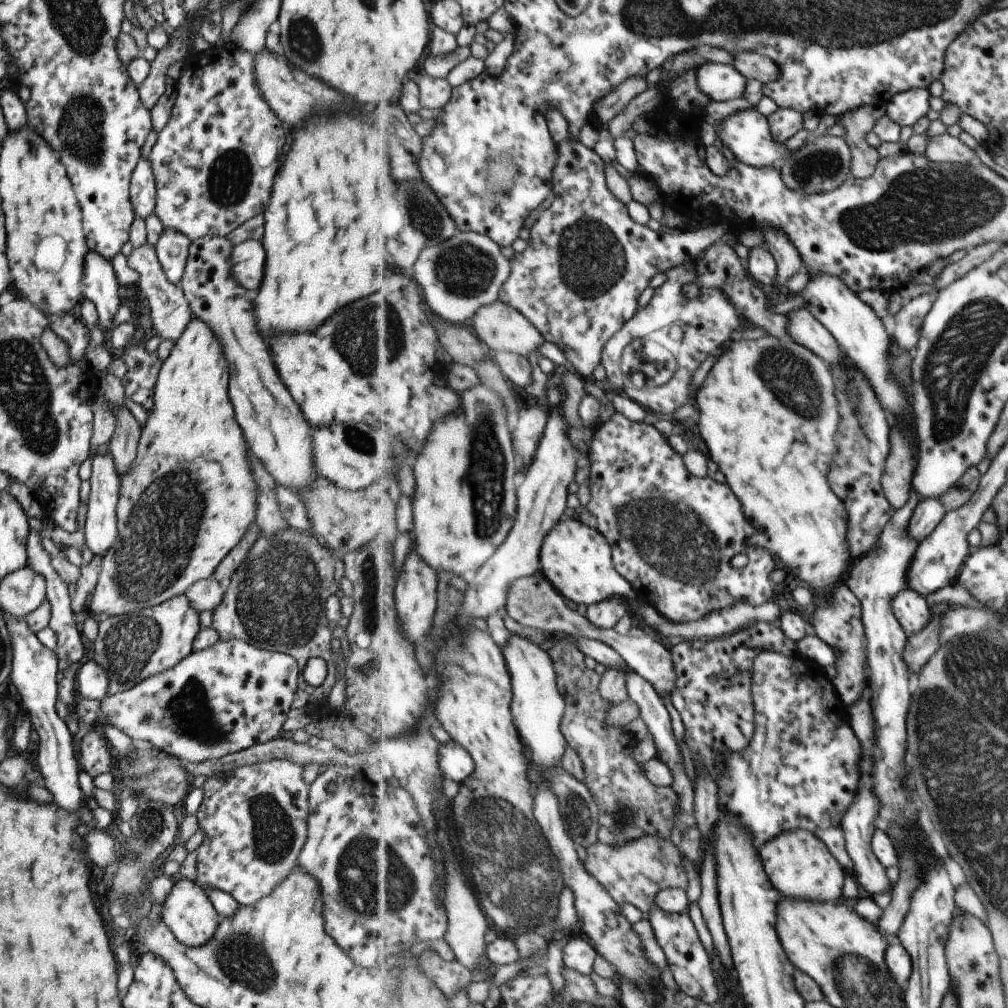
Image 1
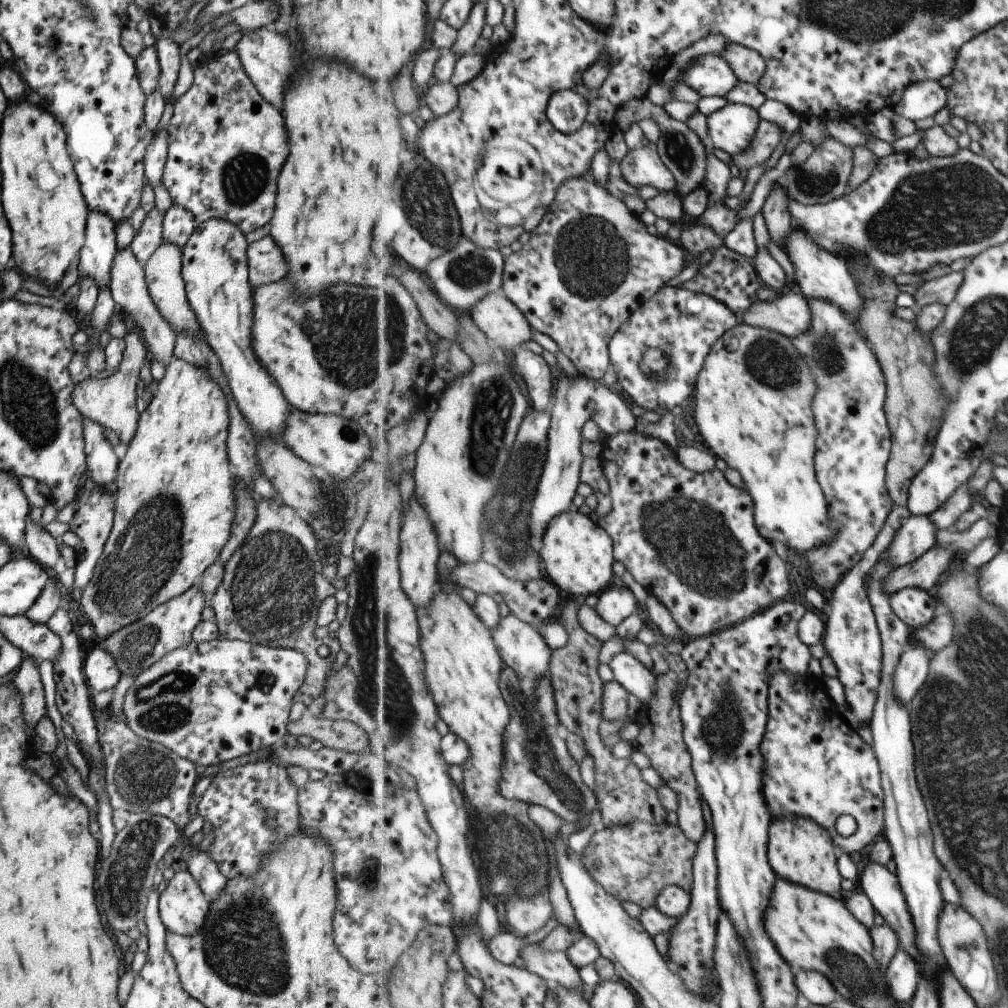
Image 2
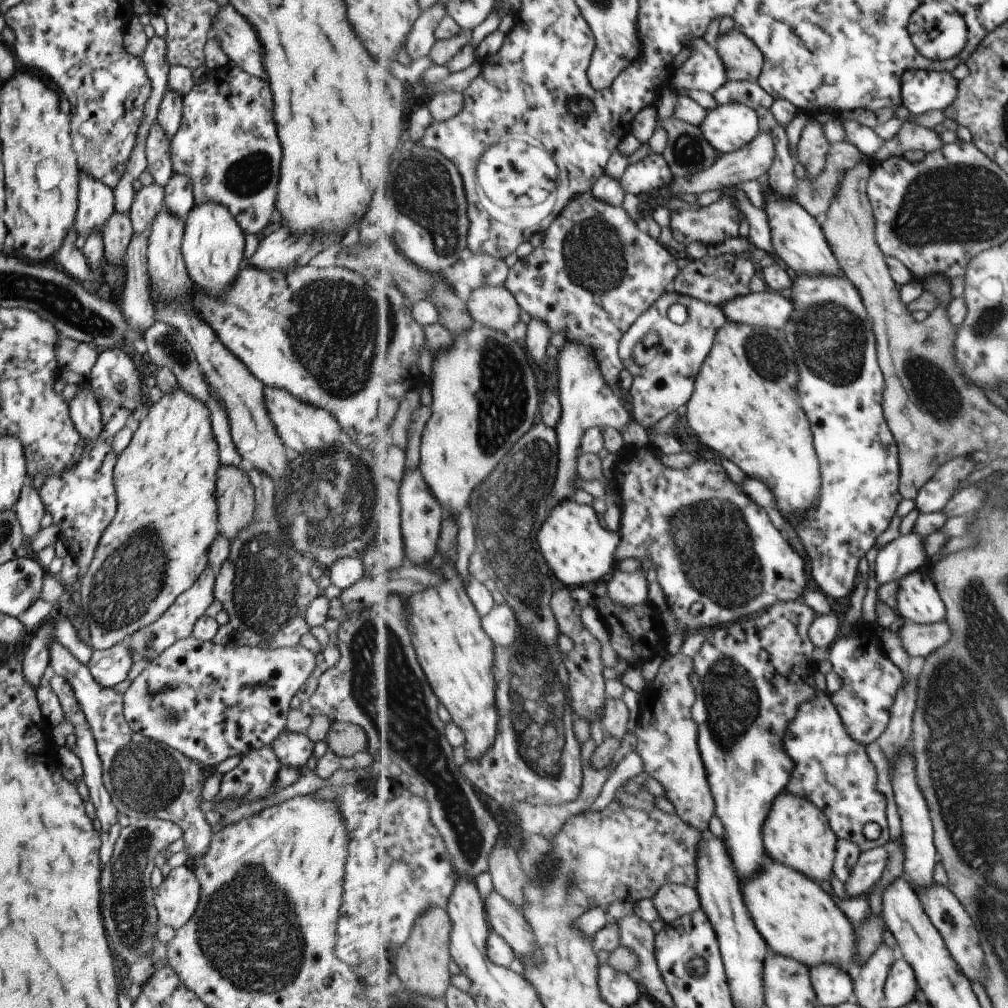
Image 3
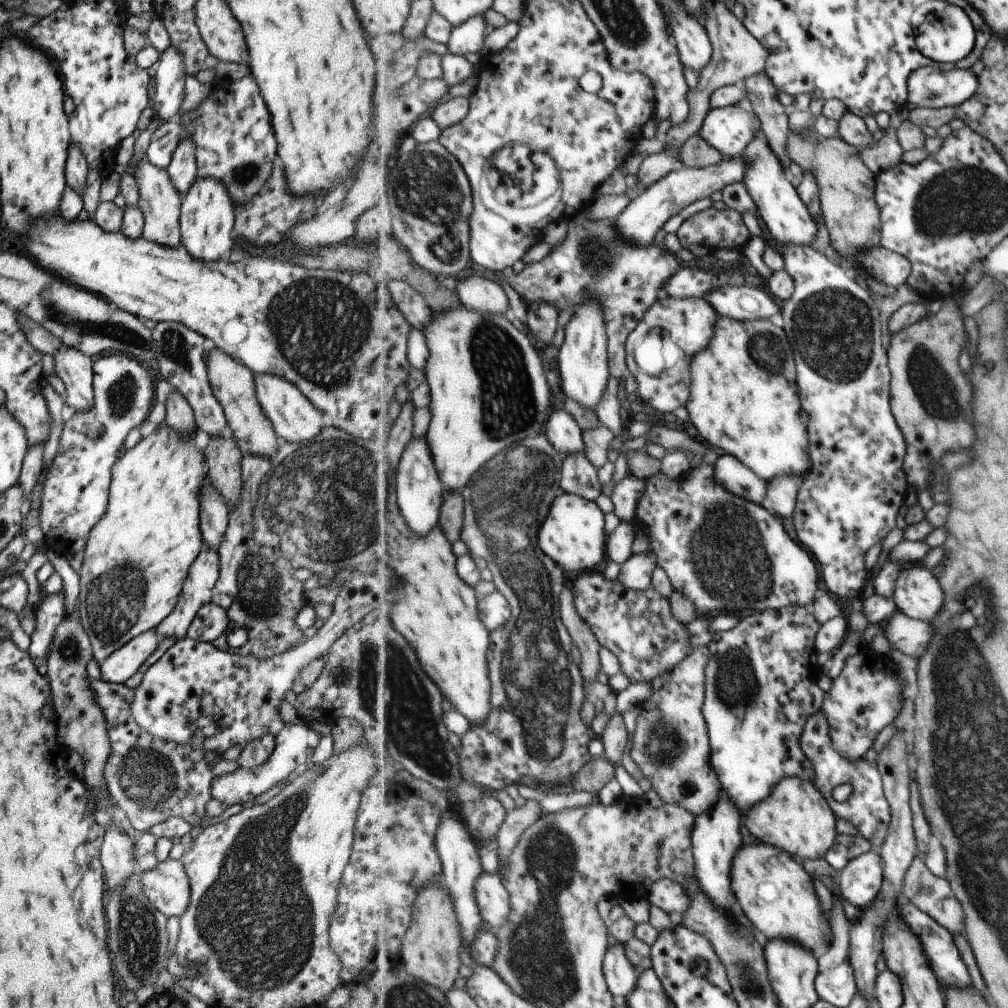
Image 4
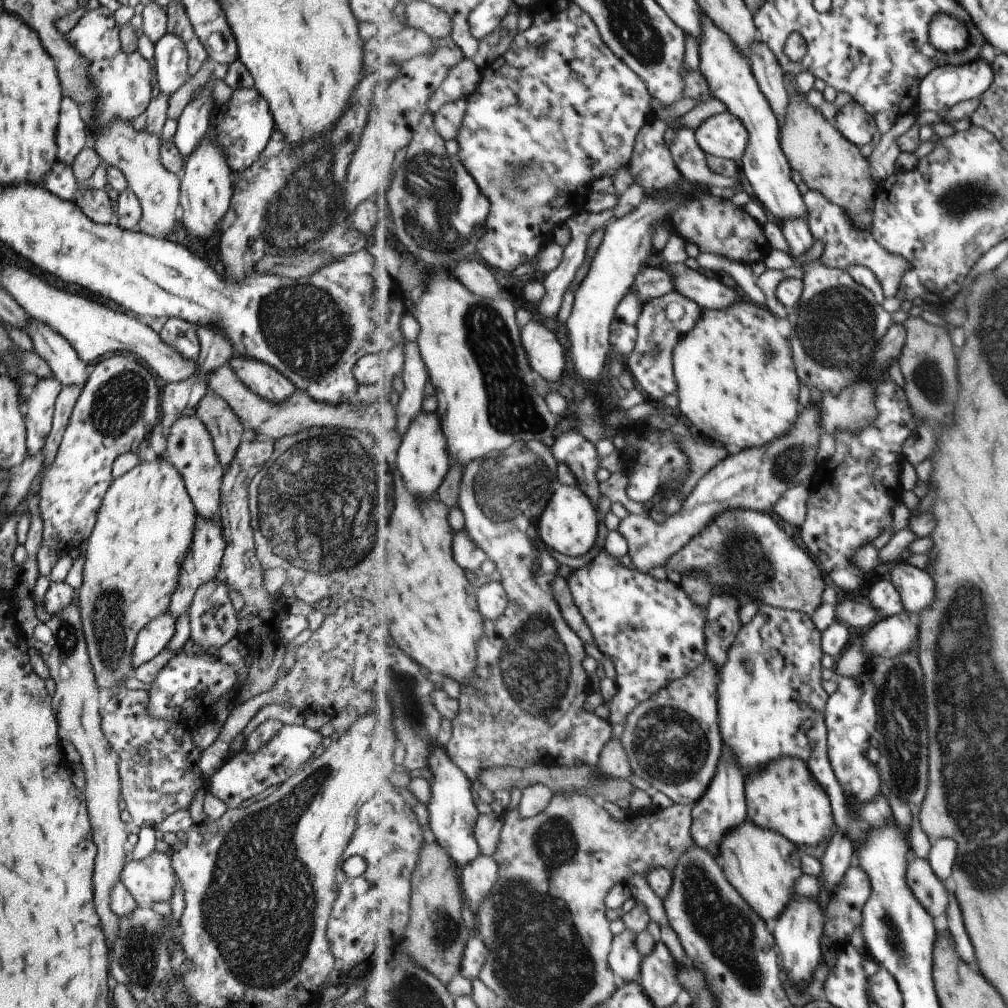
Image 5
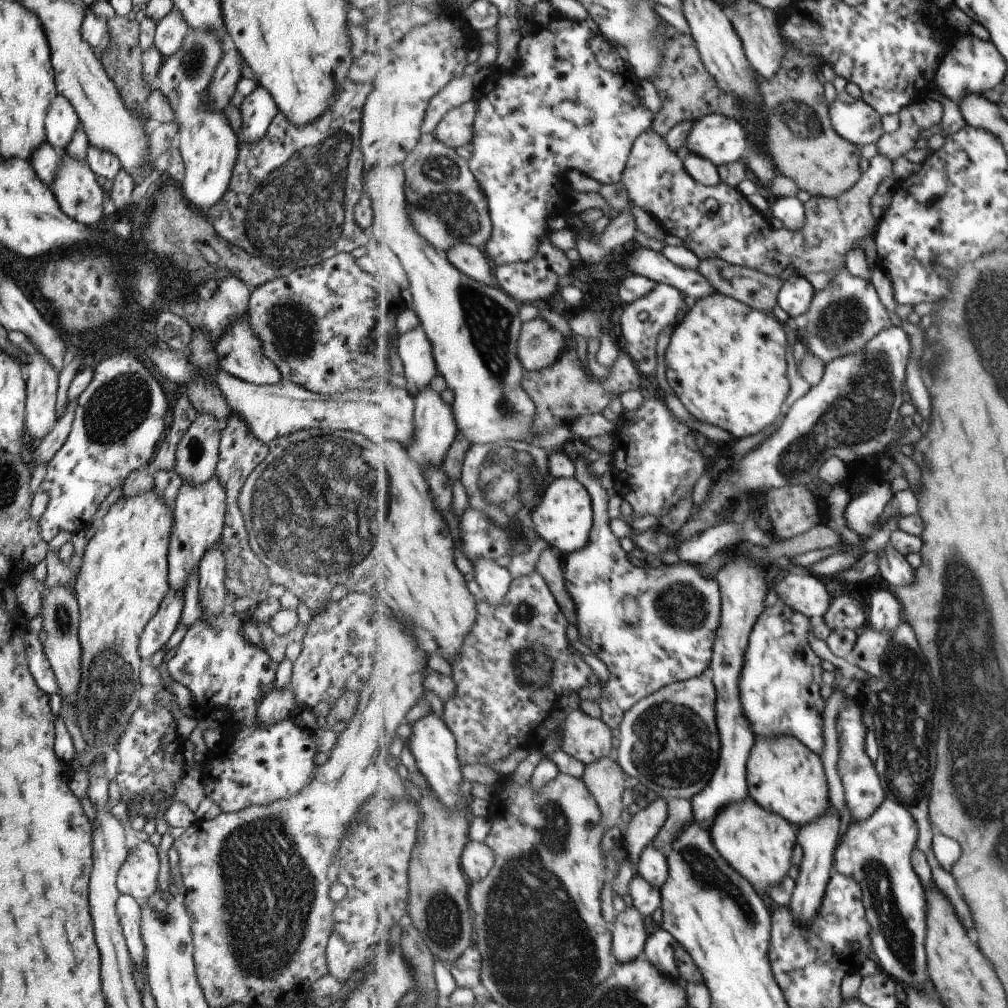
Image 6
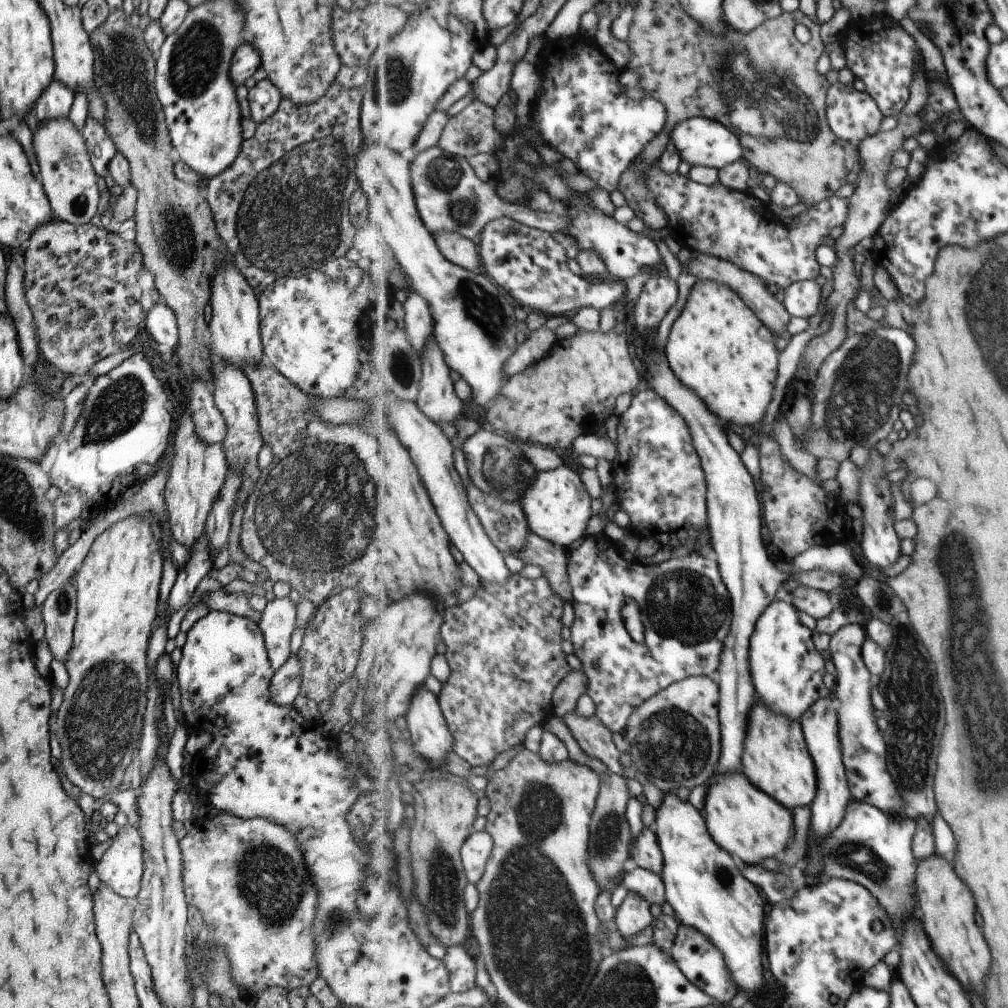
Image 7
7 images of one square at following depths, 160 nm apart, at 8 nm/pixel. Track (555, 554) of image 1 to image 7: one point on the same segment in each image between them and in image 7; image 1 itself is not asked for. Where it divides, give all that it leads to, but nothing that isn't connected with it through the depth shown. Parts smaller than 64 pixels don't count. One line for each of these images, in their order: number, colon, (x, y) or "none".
2: (578, 555)
3: (580, 552)
4: (573, 534)
5: (569, 524)
6: (564, 518)
7: (558, 506)

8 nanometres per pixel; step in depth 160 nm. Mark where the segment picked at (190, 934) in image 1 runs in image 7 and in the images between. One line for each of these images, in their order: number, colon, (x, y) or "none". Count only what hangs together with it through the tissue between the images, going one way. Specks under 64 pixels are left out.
2: (182, 907)
3: (175, 899)
4: (166, 886)
5: (150, 879)
6: (137, 876)
7: (120, 868)

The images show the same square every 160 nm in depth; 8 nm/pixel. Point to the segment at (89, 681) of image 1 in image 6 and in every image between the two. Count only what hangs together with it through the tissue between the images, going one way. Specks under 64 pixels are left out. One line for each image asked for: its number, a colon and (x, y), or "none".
2: (99, 668)
3: (108, 667)
4: (122, 663)
5: (156, 634)
6: (156, 632)

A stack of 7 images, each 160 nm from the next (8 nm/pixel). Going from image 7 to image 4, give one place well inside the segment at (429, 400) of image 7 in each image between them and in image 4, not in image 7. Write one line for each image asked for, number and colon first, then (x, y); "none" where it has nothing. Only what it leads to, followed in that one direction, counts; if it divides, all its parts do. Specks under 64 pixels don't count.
4: (421, 492)
5: (424, 460)
6: (436, 427)

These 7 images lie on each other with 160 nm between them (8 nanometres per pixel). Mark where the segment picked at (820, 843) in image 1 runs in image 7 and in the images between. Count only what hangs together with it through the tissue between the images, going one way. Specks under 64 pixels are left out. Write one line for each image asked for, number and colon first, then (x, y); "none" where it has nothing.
2: (802, 850)
3: (797, 832)
4: (796, 817)
5: (784, 795)
6: (785, 775)
7: (777, 756)

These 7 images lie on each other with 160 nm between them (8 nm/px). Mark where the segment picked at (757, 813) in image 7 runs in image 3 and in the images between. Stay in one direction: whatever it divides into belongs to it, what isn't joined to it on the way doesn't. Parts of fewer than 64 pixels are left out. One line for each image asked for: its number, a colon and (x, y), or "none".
3: (791, 910)
4: (779, 896)
5: (764, 866)
6: (760, 844)

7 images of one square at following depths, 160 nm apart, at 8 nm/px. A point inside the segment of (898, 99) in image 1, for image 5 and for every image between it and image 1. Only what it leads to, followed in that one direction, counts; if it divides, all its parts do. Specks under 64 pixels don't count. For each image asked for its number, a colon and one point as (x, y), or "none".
2: (922, 99)
3: (923, 90)
4: (931, 87)
5: (944, 87)

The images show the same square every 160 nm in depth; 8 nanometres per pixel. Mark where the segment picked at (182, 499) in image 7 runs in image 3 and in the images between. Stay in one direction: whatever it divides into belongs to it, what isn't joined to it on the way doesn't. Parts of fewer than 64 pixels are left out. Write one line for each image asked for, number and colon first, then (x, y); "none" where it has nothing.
3: (176, 622)
4: (197, 588)
5: (201, 561)
6: (198, 511)

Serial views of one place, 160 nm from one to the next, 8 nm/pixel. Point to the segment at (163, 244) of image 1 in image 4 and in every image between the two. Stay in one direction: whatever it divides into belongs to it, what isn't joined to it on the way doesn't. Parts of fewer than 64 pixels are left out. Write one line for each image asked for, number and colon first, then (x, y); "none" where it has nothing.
2: (177, 223)
3: (177, 199)
4: (182, 168)

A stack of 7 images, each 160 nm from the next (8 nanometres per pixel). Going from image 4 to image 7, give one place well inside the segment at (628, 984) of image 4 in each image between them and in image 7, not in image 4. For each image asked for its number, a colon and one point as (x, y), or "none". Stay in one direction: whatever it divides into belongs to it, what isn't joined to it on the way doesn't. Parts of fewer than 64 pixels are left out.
5: (626, 960)
6: (630, 936)
7: (634, 915)

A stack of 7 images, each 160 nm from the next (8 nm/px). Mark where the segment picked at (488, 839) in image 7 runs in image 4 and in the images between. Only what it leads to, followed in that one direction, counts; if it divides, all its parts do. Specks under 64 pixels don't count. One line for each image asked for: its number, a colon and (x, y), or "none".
4: (493, 898)
5: (480, 875)
6: (479, 858)

